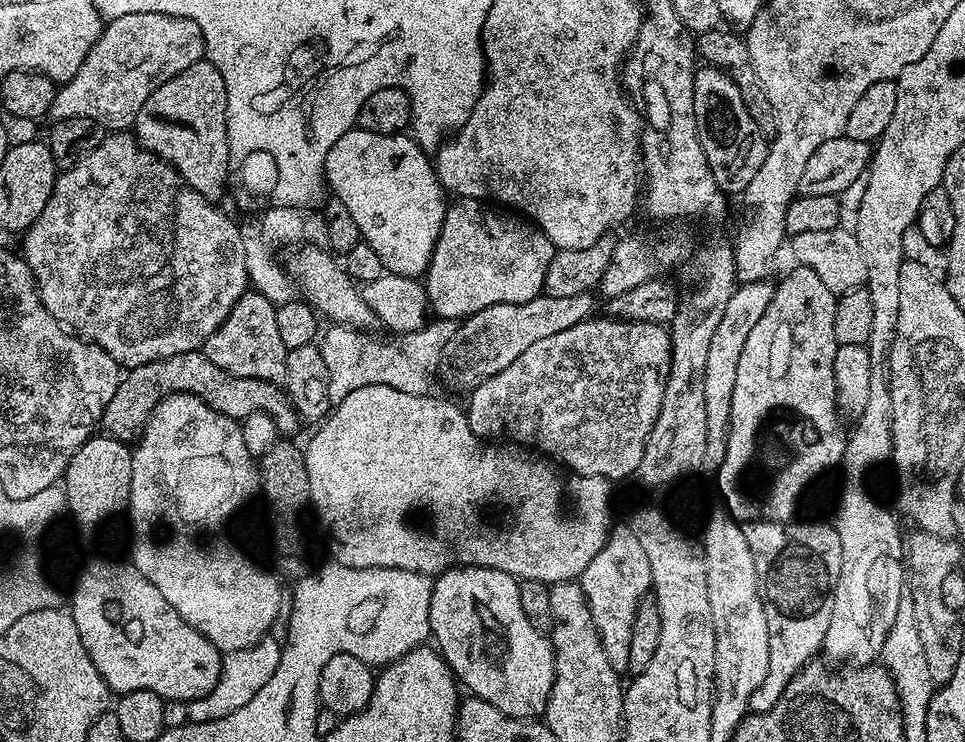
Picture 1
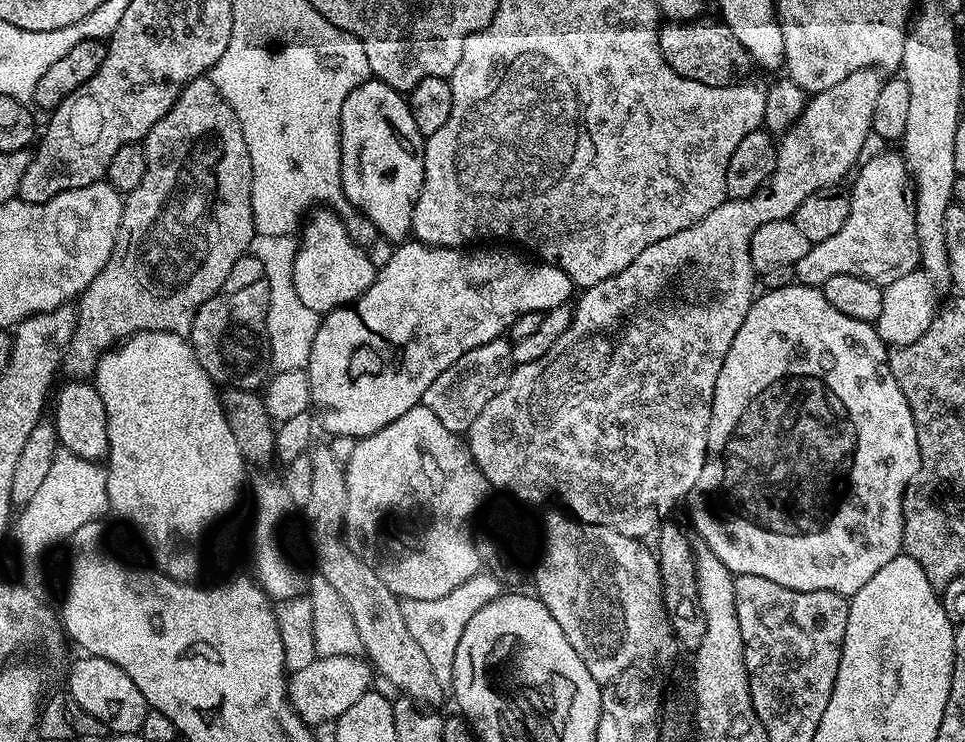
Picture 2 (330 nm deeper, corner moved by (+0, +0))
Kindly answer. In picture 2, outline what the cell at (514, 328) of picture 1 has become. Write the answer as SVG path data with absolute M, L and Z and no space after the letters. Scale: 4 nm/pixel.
M507 339L491 340L482 346L474 346L474 350L466 350L458 362L454 362L426 389L422 401L423 407L434 410L438 422L446 426L446 430L457 434L467 433L468 427L478 418L478 414L499 392L508 385L508 377L514 371L512 347Z

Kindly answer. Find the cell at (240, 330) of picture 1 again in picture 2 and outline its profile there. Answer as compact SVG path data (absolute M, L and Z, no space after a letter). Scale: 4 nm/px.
M251 254L238 258L234 270L228 275L228 284L227 290L217 292L198 310L192 323L190 343L202 370L206 370L213 384L225 389L241 388L254 392L265 387L272 364L272 346L268 339L268 279L264 276L262 262Z

